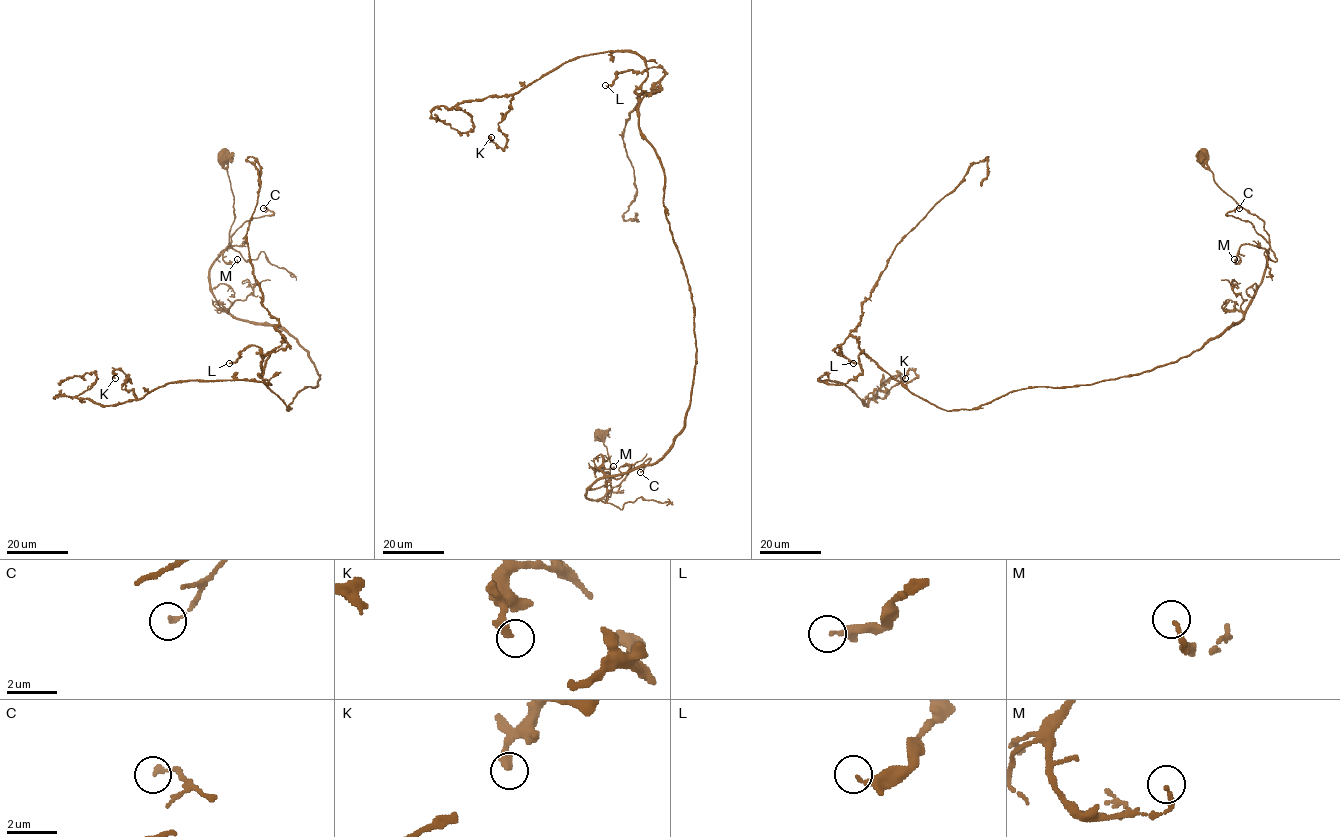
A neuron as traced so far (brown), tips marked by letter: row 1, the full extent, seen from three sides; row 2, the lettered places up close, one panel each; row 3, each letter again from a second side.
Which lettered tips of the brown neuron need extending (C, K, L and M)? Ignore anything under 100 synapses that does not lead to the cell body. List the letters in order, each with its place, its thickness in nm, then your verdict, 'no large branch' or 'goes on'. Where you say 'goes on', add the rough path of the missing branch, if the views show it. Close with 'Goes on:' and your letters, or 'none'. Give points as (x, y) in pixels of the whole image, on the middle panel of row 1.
C: (640, 472) | 180 nm | no large branch
K: (491, 137) | 360 nm | no large branch
L: (605, 85) | 240 nm | no large branch
M: (613, 466) | 170 nm | no large branch
Goes on: none

